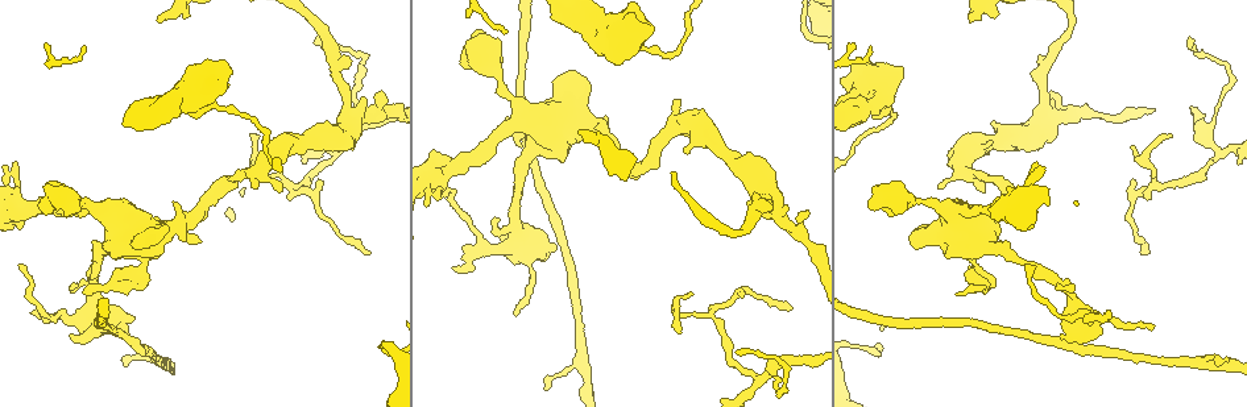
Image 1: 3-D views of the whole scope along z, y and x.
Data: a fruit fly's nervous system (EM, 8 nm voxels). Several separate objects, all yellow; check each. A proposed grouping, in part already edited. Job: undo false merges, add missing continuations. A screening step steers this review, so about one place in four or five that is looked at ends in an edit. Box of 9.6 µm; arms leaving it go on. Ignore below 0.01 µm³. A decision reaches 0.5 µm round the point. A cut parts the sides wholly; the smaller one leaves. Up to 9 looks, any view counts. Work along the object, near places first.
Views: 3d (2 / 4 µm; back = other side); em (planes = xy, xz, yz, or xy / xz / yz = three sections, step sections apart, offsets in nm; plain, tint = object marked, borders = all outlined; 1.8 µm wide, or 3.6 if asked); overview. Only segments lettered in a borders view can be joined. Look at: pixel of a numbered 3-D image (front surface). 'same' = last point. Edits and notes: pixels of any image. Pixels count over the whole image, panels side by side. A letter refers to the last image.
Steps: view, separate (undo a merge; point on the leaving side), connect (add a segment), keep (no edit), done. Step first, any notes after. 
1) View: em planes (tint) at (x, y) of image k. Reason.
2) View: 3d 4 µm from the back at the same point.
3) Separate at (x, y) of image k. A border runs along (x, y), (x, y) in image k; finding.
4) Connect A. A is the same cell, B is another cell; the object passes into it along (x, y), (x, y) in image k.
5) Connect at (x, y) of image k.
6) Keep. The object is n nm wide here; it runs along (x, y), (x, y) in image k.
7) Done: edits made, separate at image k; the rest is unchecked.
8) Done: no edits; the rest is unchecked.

View: 3d 2 µm at (295, 185) of image 1. Three arms meet.

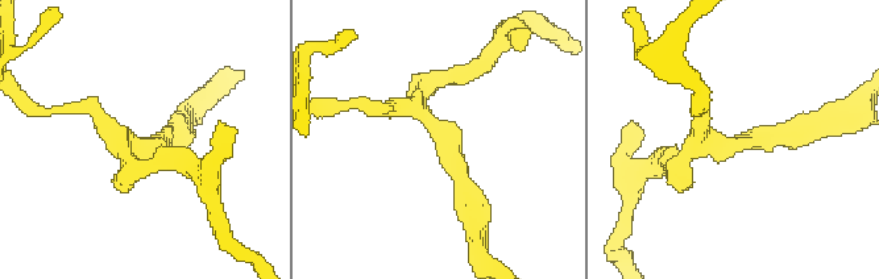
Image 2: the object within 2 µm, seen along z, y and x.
View: em planes (borders) at (718, 147) of image 2. 3 arms meet here.

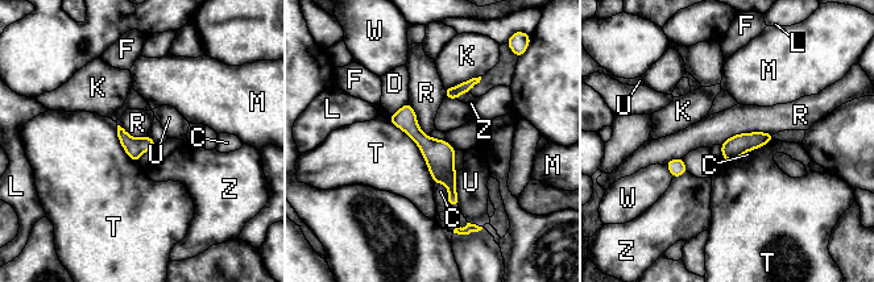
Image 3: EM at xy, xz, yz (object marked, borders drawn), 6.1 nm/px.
Keep. The object is 120 nm wide here; C, D, F, K, L, M, R, T, U, W and Z are other cells; it runs along (405, 108), (455, 202) in image 3; all the same neuron.

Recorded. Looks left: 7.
View: 3d 4 µm at (978, 273) of image 1. Branch point.

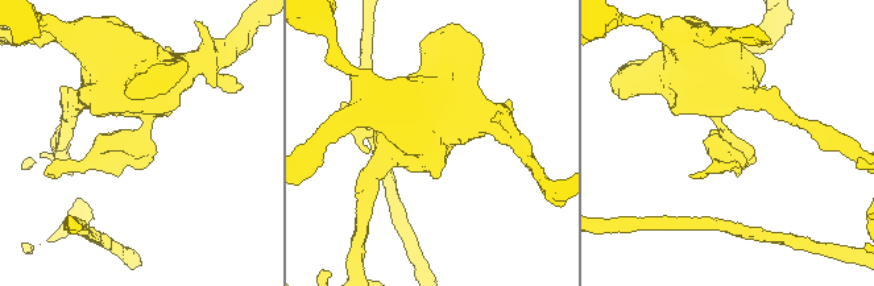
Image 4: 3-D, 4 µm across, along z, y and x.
View: em yz step 16 (tint) at (726, 138) of image 4.

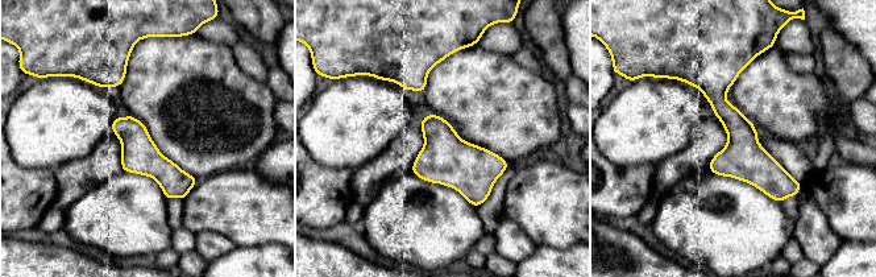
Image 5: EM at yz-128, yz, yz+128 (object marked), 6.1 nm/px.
View: em planes (borders) at the same point.

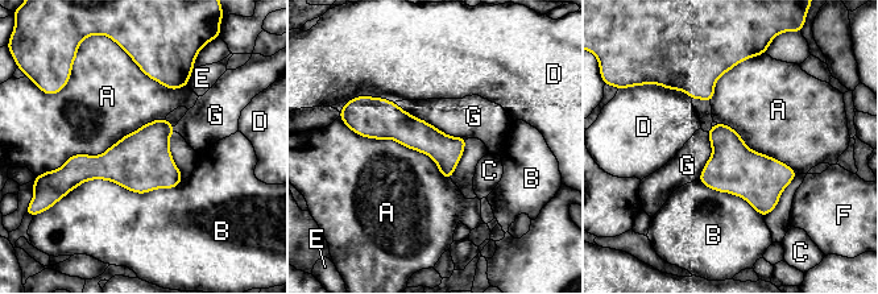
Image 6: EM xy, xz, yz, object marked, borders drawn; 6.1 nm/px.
Keep. The object is 190 nm wide here; A, B, C, D, E, F and G are other cells; a border runs along (165, 117), (52, 170) in image 6; one neuron here.

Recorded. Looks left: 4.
View: em yz step 4 (tint) at (33, 312) of image 1. Branch stops here.

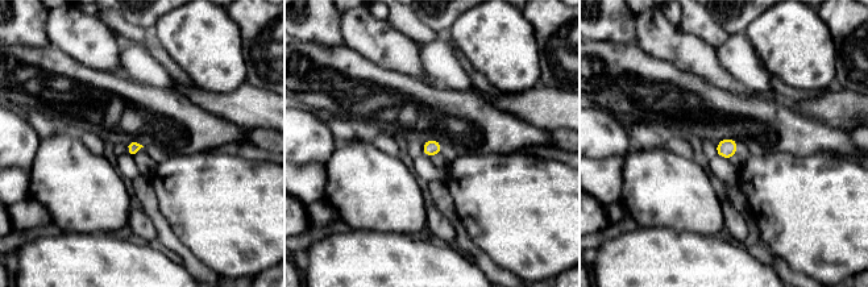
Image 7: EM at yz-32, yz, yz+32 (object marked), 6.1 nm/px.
View: em planes (borders) at the same point.

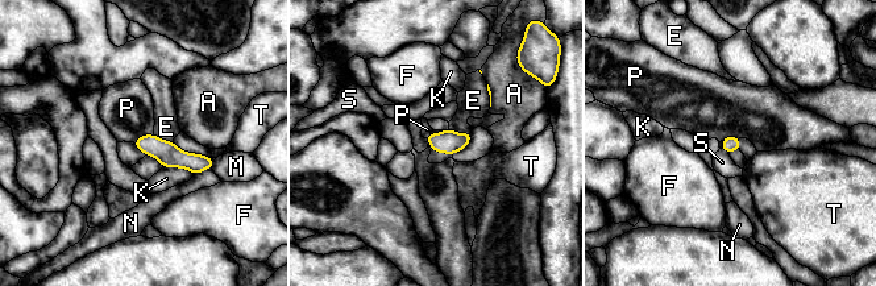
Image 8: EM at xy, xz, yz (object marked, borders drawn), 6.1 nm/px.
Keep. A, E, F, K, M, N, P, S and T are other cells; it runs along (138, 142), (181, 160), (210, 164) in image 8; no lettered segment goes on from it.

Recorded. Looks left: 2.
View: em planes (borders) at (970, 17) of image 1. Branch stops here.

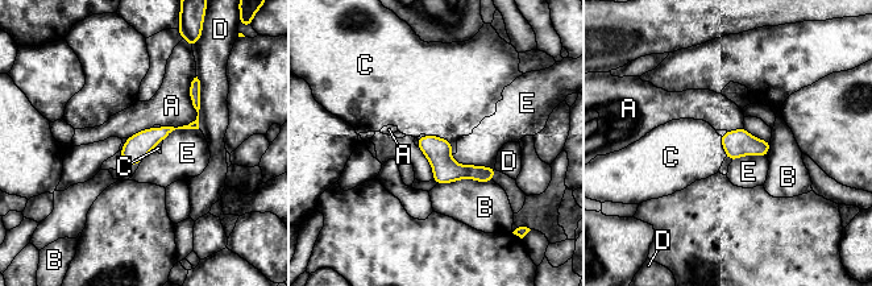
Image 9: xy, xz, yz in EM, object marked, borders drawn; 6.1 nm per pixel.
Keep. A, B, C, D and E are other cells; a border runs along (426, 135), (447, 139), (452, 153) in image 9; no lettered segment goes on from it.

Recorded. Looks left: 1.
Done: no edits; the rest is unchecked.

